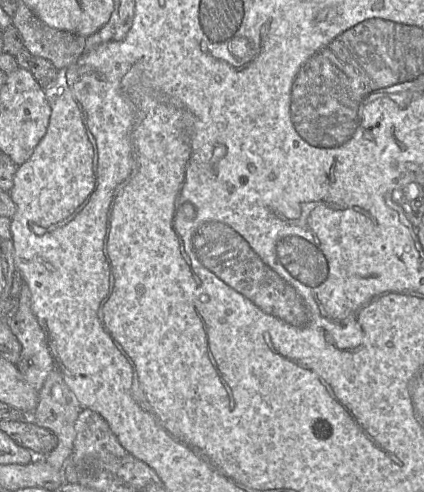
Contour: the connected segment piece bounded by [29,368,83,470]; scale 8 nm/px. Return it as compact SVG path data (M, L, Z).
M54 368L46 378L39 392L38 405L34 412L29 415L29 420L40 427L49 429L57 436L58 444L56 448L46 456L38 456L57 470L64 468L64 465L69 460L73 451L73 445L76 438L75 423L82 409L75 394L65 383L60 371Z

